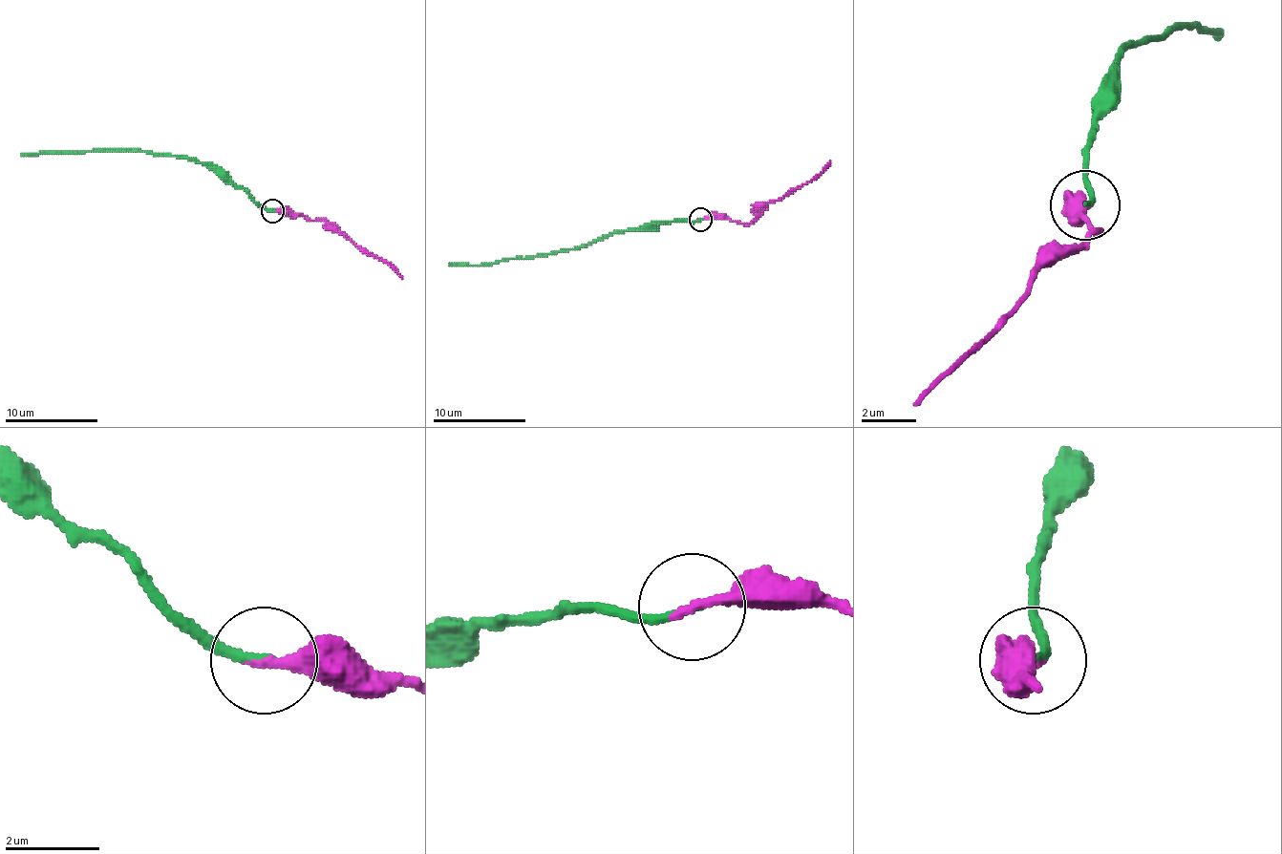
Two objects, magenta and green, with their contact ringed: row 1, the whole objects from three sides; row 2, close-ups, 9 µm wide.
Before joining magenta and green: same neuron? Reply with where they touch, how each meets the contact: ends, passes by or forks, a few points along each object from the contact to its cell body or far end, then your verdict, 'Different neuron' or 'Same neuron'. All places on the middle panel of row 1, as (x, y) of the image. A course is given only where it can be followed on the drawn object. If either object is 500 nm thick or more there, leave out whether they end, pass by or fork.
Place: (700, 220). At the ring magenta ends. At the ring green ends. Course of magenta: (700, 219), (730, 219), (749, 224), (770, 202), (811, 181), (830, 160). Course of green: (700, 219), (644, 224), (549, 253), (480, 266), (449, 266). Same neuron

